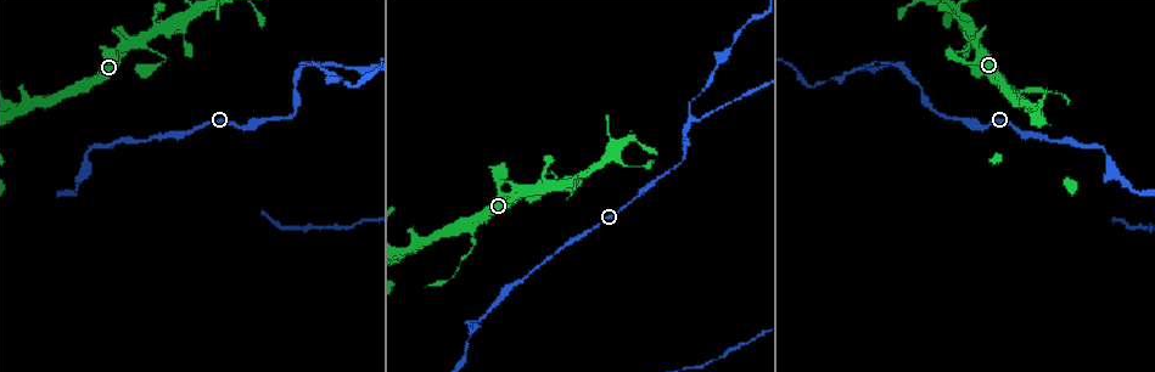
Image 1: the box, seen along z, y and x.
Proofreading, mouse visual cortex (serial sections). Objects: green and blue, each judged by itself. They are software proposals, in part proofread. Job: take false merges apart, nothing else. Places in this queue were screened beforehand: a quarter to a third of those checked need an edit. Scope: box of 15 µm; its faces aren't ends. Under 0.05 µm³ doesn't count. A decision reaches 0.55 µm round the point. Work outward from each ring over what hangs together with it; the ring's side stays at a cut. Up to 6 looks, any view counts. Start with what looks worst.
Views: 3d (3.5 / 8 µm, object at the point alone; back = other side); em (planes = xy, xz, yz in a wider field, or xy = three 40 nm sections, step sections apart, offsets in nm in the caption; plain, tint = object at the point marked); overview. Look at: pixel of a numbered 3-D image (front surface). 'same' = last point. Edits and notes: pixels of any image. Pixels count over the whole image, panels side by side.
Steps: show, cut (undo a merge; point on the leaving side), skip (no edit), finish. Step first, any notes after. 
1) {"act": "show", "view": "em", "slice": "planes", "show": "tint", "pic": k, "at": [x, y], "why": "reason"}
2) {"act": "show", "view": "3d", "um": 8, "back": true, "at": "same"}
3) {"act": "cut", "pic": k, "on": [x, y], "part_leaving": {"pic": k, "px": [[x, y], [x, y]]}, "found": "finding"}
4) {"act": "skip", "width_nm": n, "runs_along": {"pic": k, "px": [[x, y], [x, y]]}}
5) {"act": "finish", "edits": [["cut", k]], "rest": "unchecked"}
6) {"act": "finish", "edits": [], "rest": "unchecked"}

{"act": "show", "view": "3d", "um": 3.5, "pic": 1, "at": [906, 71], "why": "branch point"}

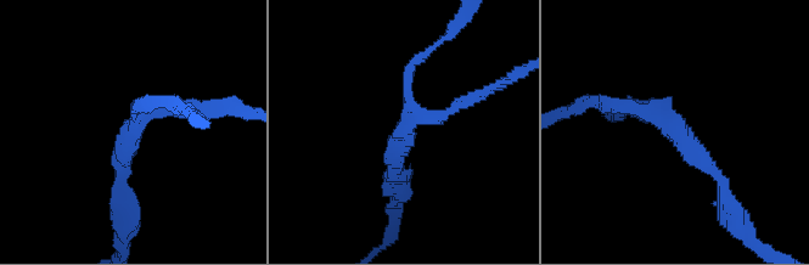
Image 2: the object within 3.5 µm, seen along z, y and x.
{"act": "show", "view": "em", "slice": "planes", "show": "tint", "pic": 2, "at": [133, 126], "arms": 3, "arm_widths_nm": [150, 150, 200], "why": "now the EM"}

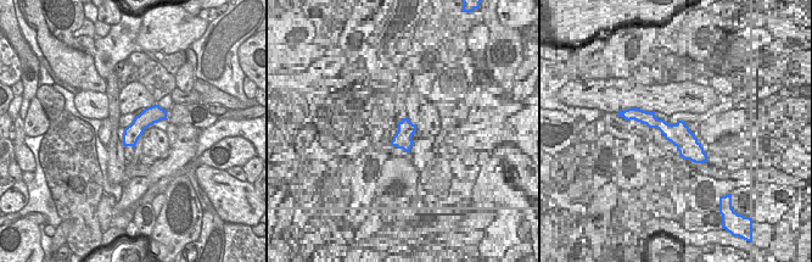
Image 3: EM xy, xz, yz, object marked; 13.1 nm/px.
{"act": "skip", "runs_along": {"pic": 2, "px": [[724, 182], [678, 130], [600, 105]]}, "found": "continuous, no second cell"}

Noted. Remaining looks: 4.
{"act": "show", "view": "3d", "um": 3.5, "pic": 1, "at": [473, 222], "why": "thin arm on a thick one"}

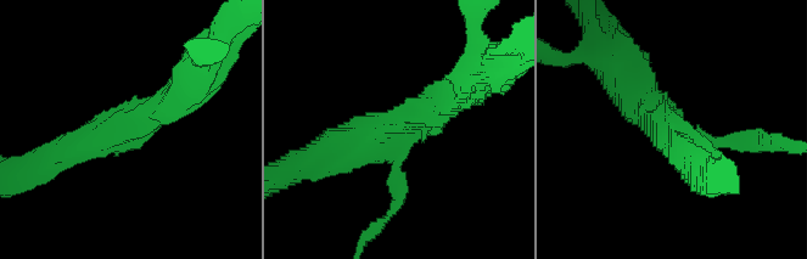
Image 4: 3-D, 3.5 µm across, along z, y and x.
{"act": "show", "view": "em", "slice": "xy", "step": 3, "show": "tint", "pic": 4, "at": [402, 123], "arms": 3, "arm_widths_nm": [150, 400, 400]}

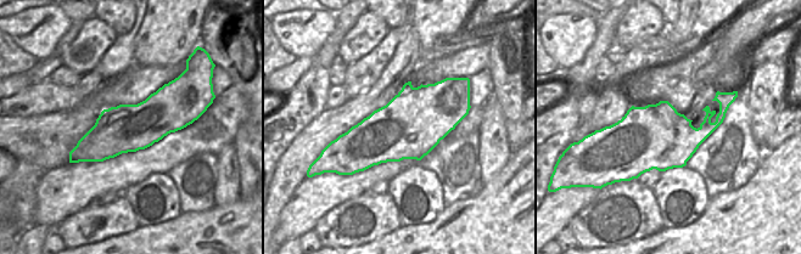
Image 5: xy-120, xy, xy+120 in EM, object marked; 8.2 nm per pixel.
{"act": "skip", "runs_along": {"pic": 4, "px": [[189, 88], [133, 129], [57, 155]]}, "found": "continuous, no second cell"}

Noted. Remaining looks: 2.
{"act": "show", "view": "3d", "um": 8, "pic": 1, "at": [139, 38], "why": "three-way junction"}

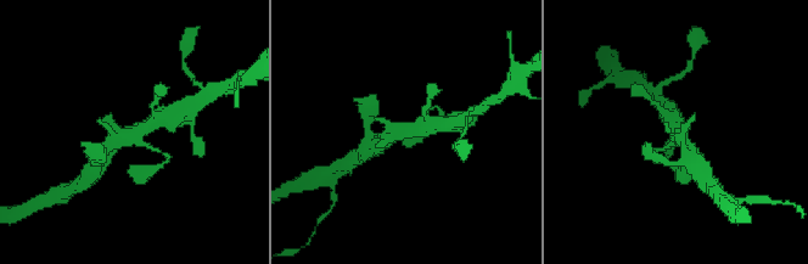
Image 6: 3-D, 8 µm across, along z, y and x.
{"act": "show", "view": "em", "slice": "planes", "show": "tint", "pic": 6, "at": [408, 129], "why": "now the EM"}

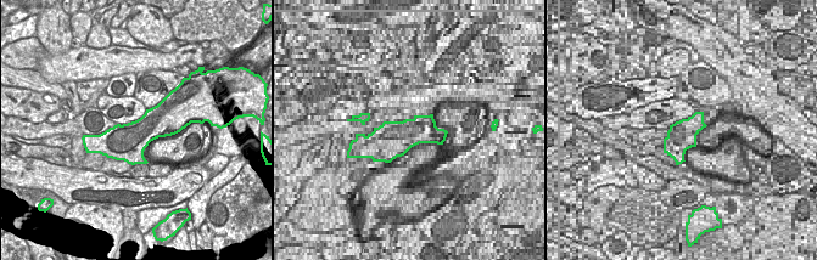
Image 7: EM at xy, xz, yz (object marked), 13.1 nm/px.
{"act": "skip", "width_nm": 480, "runs_along": {"pic": 6, "px": [[105, 152], [124, 135], [162, 116]]}, "found": "one cell here"}

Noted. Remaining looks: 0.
{"act": "finish", "edits": [], "rest": "unchecked"}

